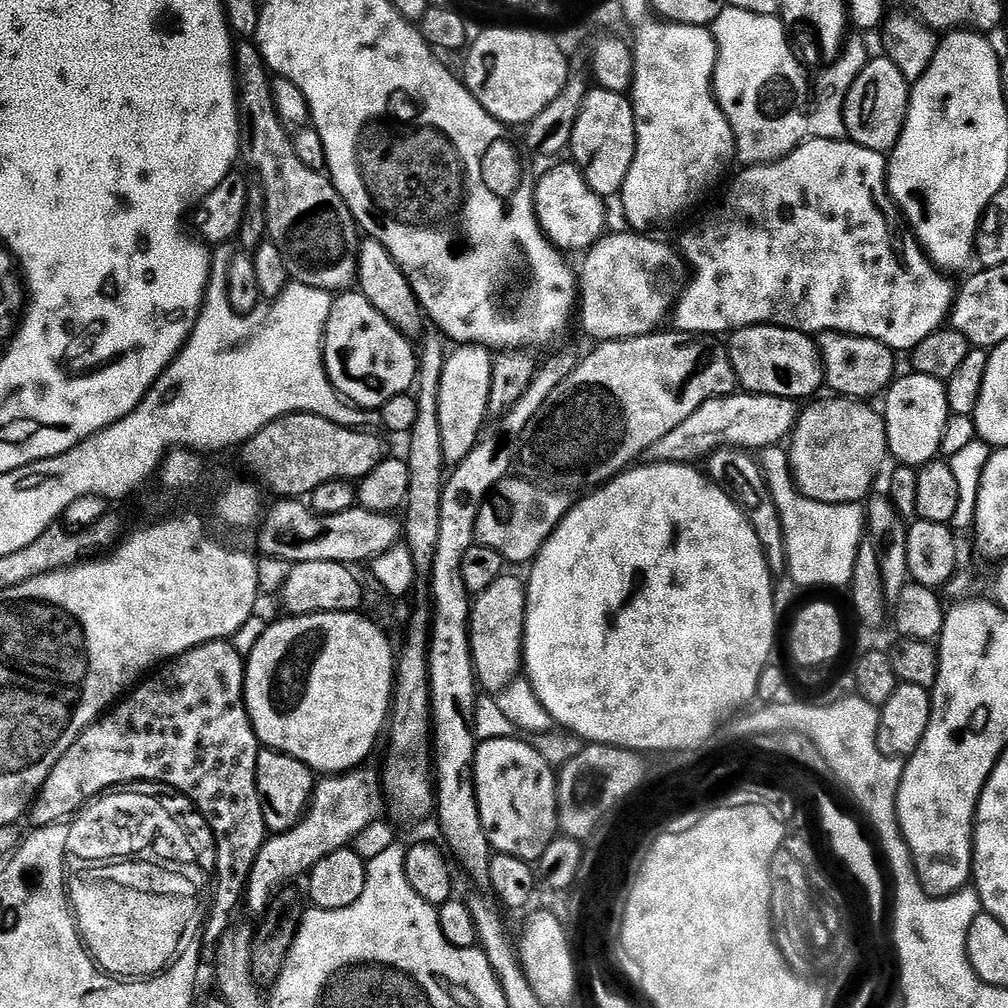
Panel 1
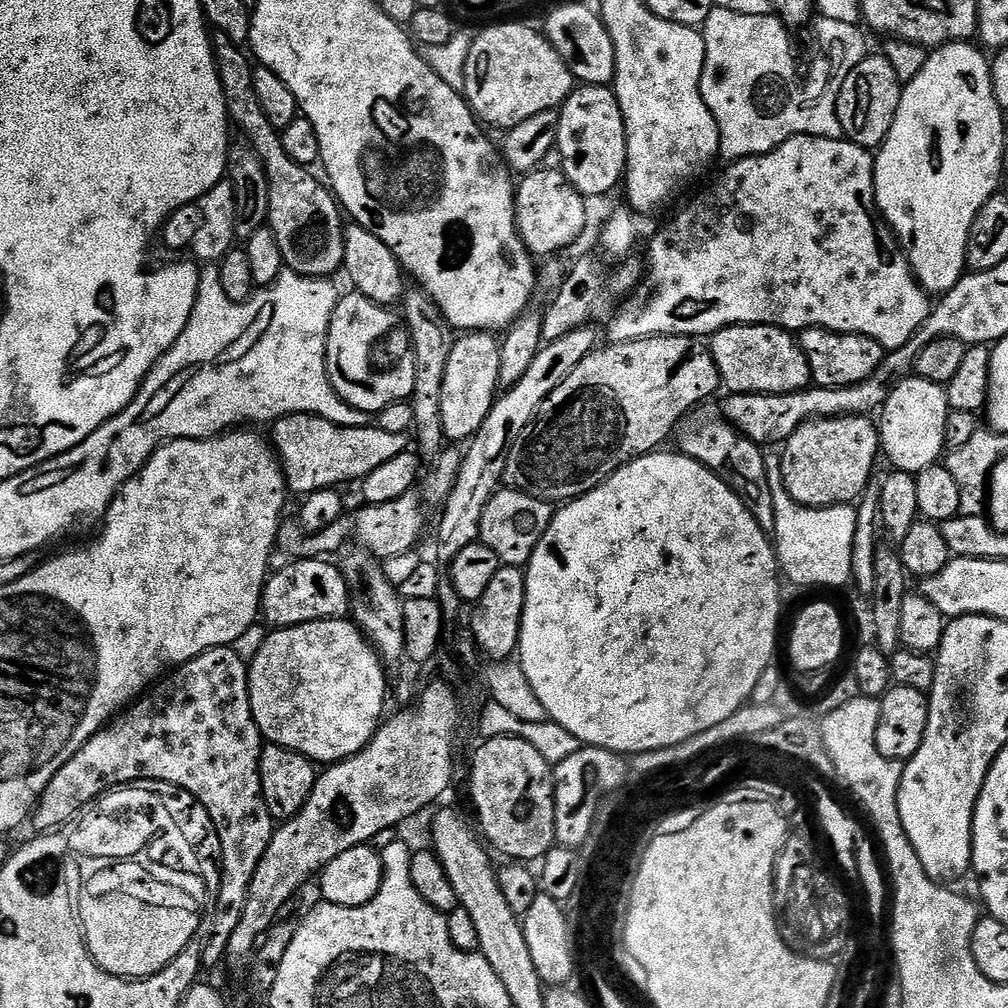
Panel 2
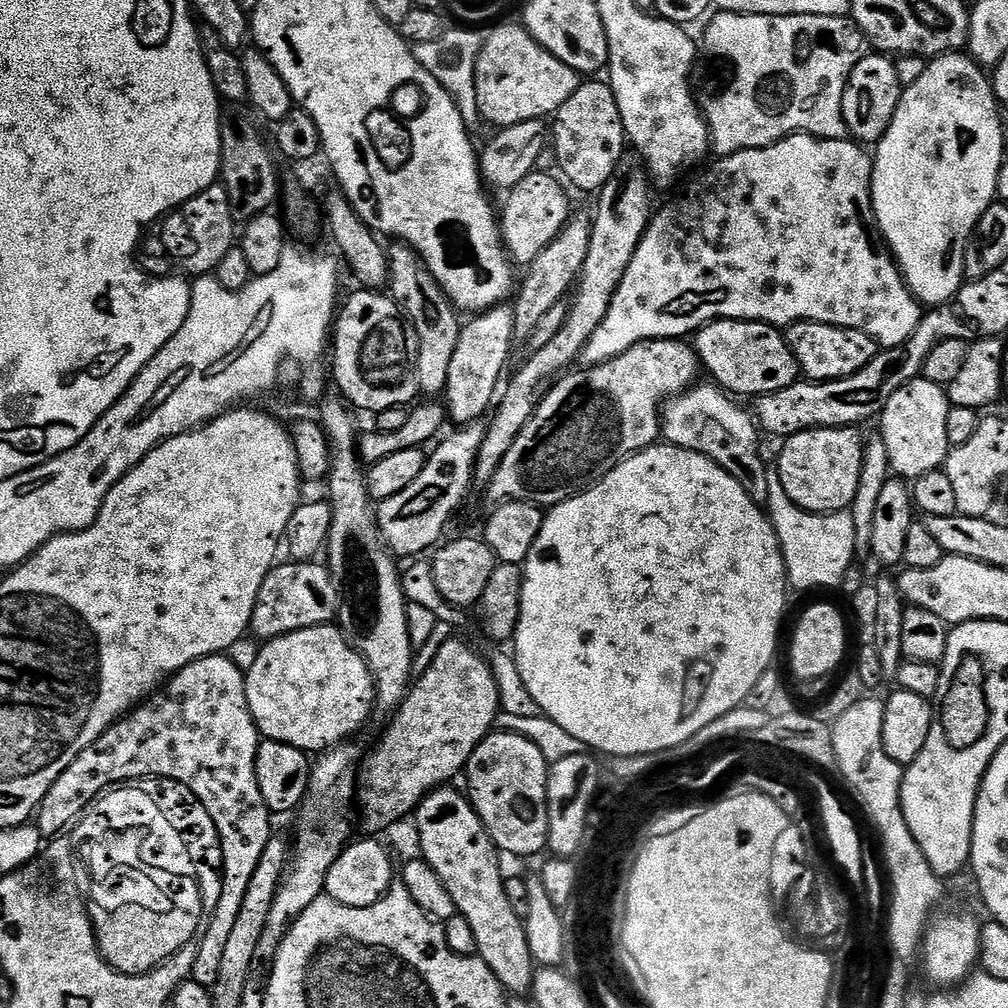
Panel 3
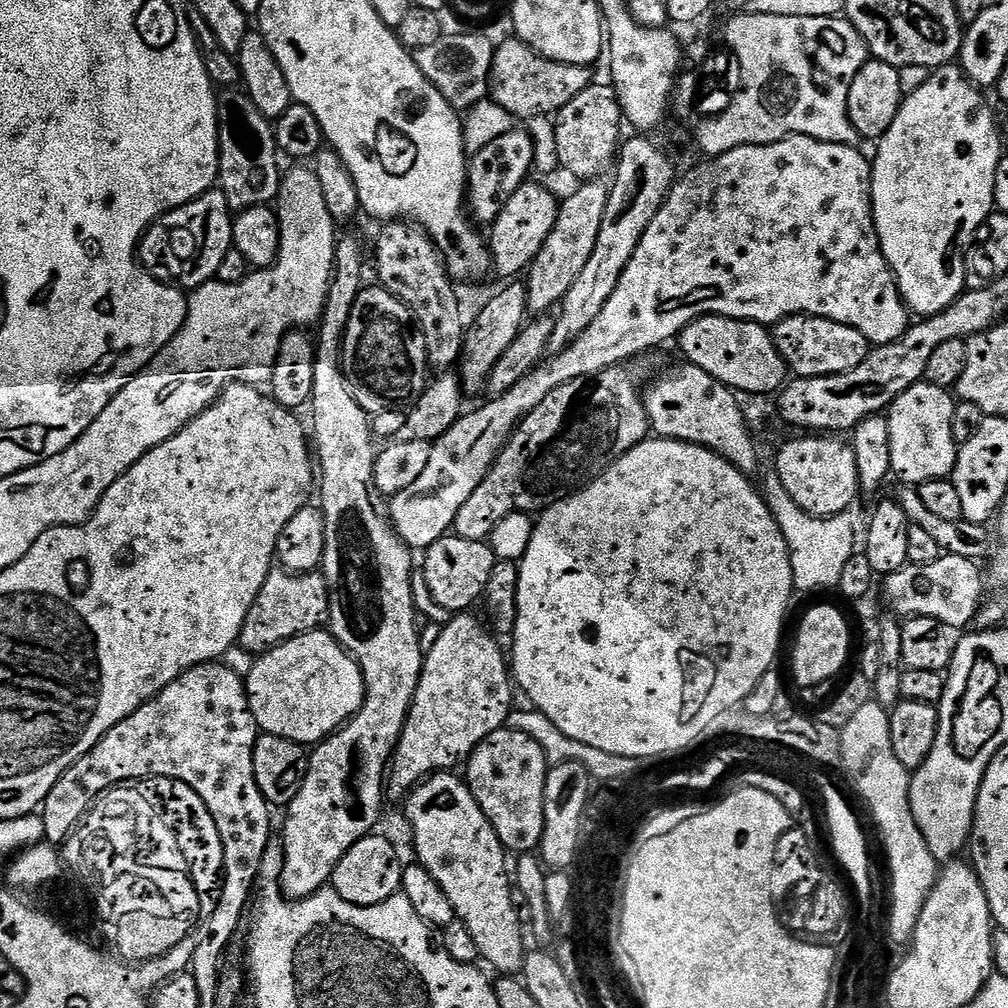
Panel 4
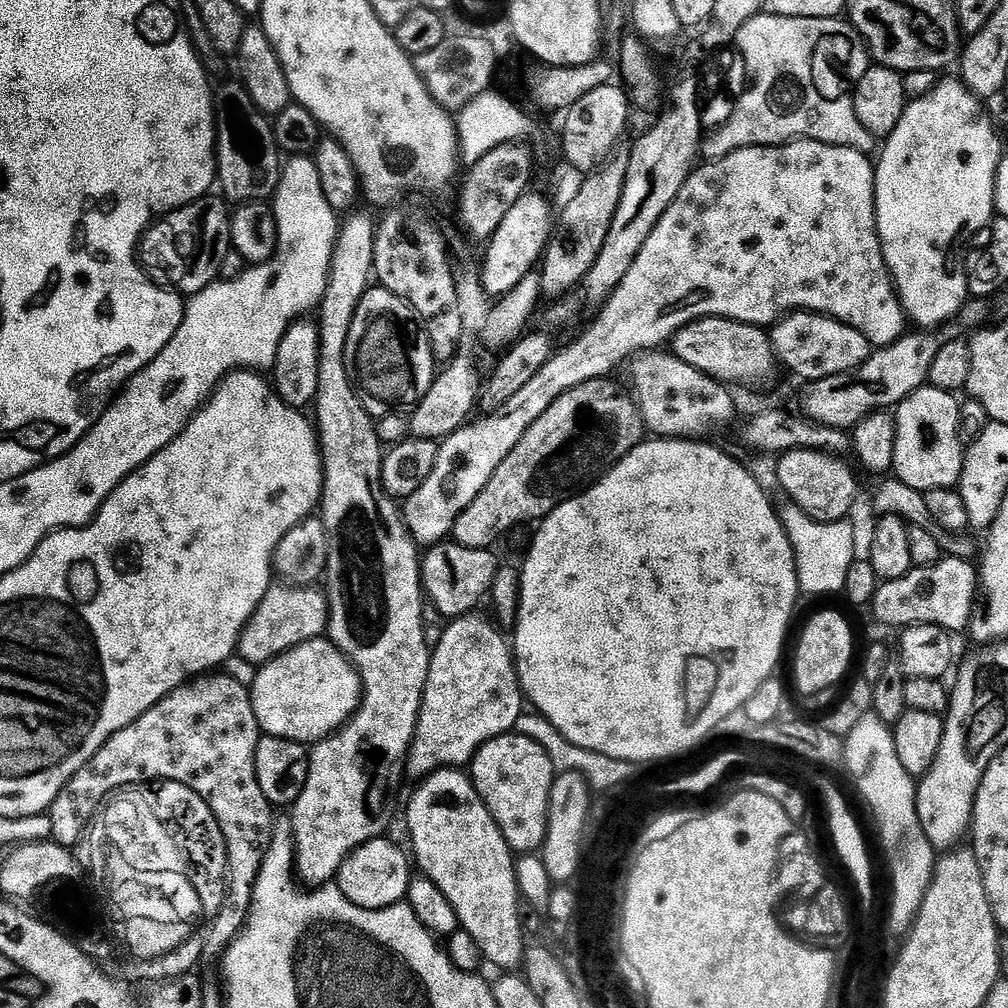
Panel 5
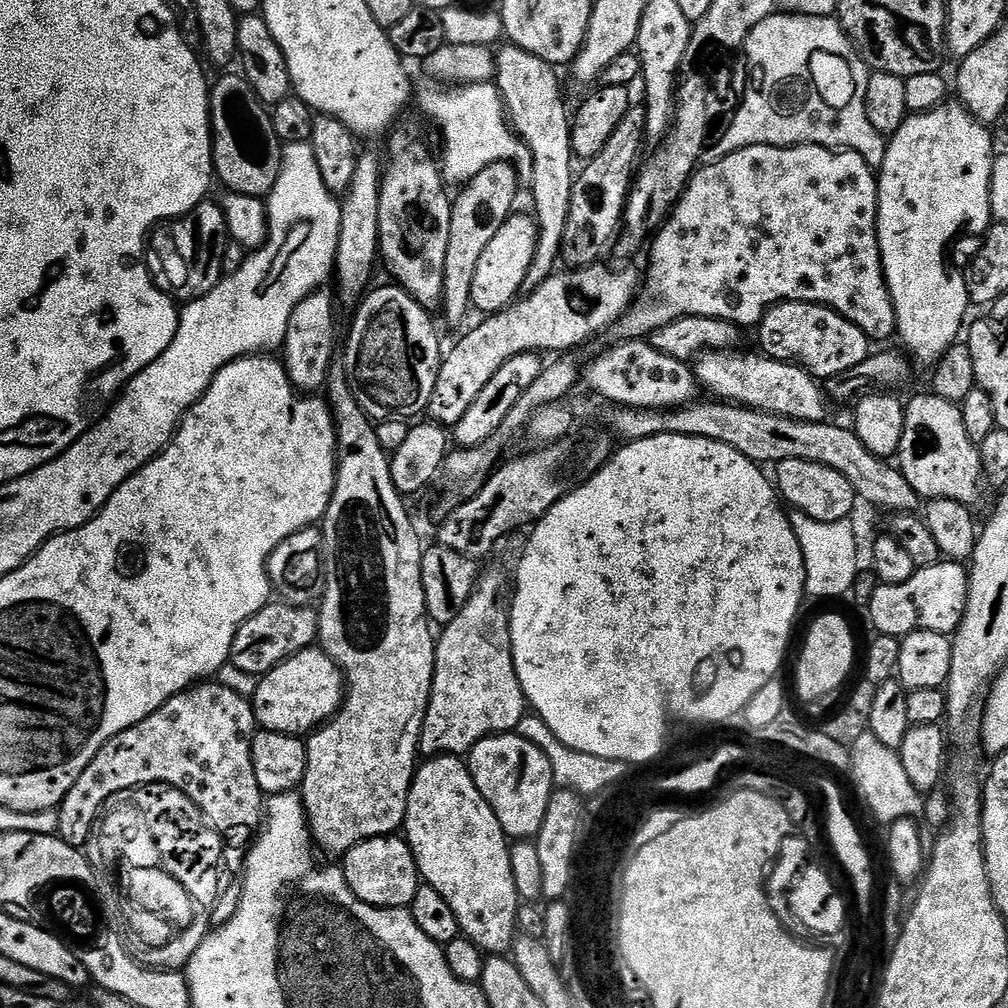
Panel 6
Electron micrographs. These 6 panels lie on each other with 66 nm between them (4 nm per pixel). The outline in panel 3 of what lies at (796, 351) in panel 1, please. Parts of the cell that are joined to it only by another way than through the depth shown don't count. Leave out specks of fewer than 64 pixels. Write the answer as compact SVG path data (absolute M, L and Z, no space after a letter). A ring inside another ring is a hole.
M718 320L706 324L695 333L694 347L697 356L706 362L706 372L713 376L709 377L732 394L741 392L744 396L759 398L771 392L786 390L802 376L800 364L790 350L785 333L771 324L759 324L757 320Z

